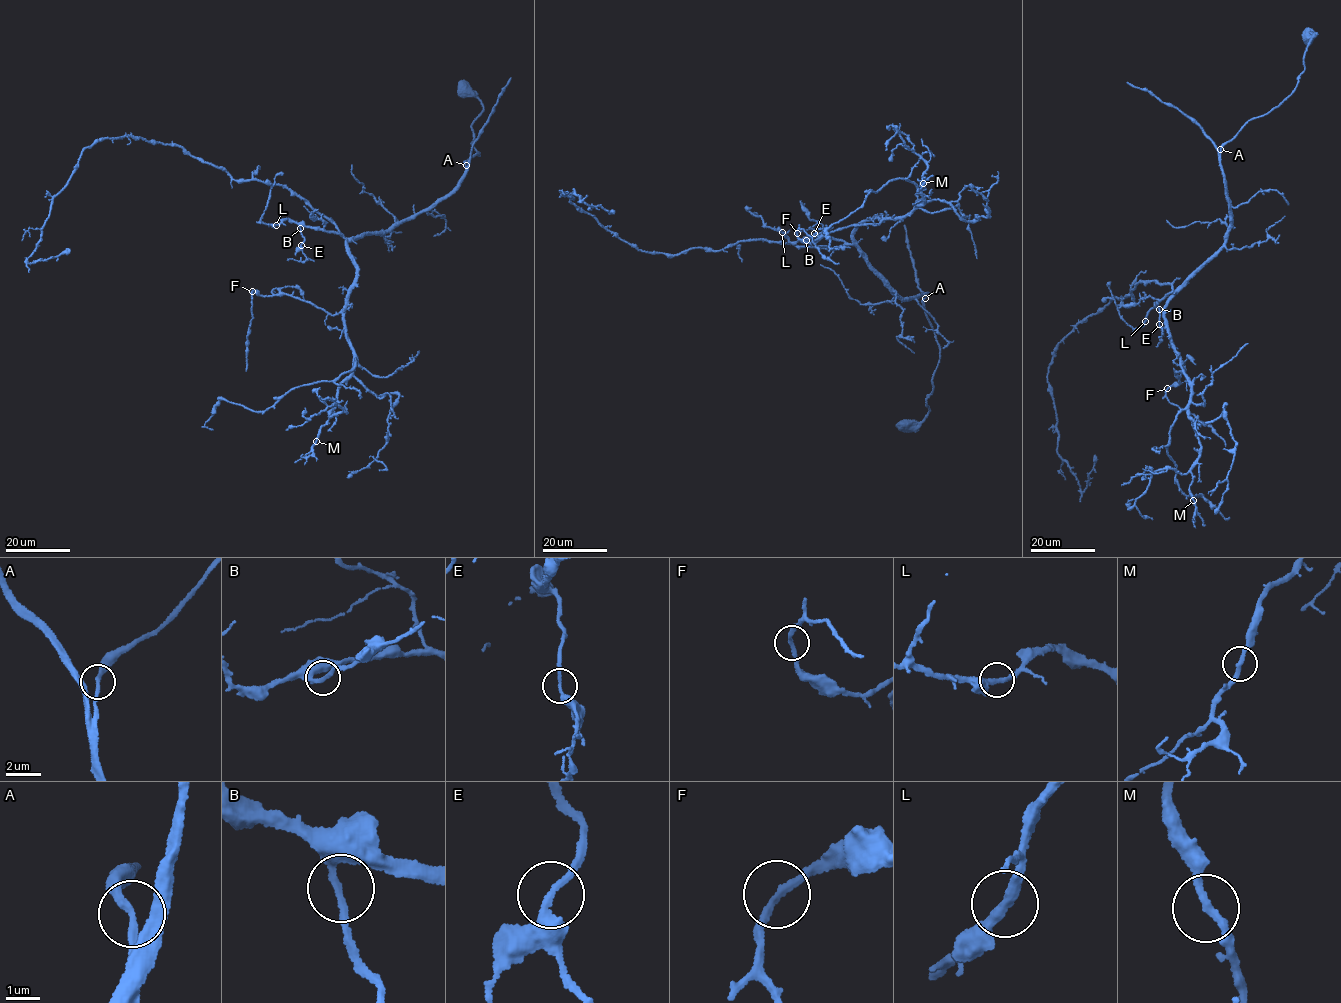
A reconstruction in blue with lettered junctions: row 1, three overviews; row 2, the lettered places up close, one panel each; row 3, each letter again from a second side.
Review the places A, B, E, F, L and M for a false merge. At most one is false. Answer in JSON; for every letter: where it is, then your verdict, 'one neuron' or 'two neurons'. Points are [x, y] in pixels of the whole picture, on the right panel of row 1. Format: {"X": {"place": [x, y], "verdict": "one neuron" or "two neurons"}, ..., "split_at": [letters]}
{"A": {"place": [1220, 149], "verdict": "one neuron"}, "B": {"place": [1159, 309], "verdict": "one neuron"}, "E": {"place": [1159, 324], "verdict": "one neuron"}, "F": {"place": [1167, 388], "verdict": "one neuron"}, "L": {"place": [1145, 321], "verdict": "one neuron"}, "M": {"place": [1193, 500], "verdict": "one neuron"}, "split_at": []}

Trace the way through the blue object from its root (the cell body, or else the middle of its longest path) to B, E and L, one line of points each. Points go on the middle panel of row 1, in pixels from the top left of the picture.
B: (903, 426), (930, 410), (940, 356), (922, 301), (929, 293), (901, 299), (855, 245), (822, 235), (806, 240)
E: (903, 426), (930, 410), (940, 356), (922, 301), (929, 293), (901, 299), (855, 245), (804, 240), (814, 233)
L: (903, 426), (930, 410), (940, 356), (929, 293), (901, 299), (855, 245), (782, 232)

